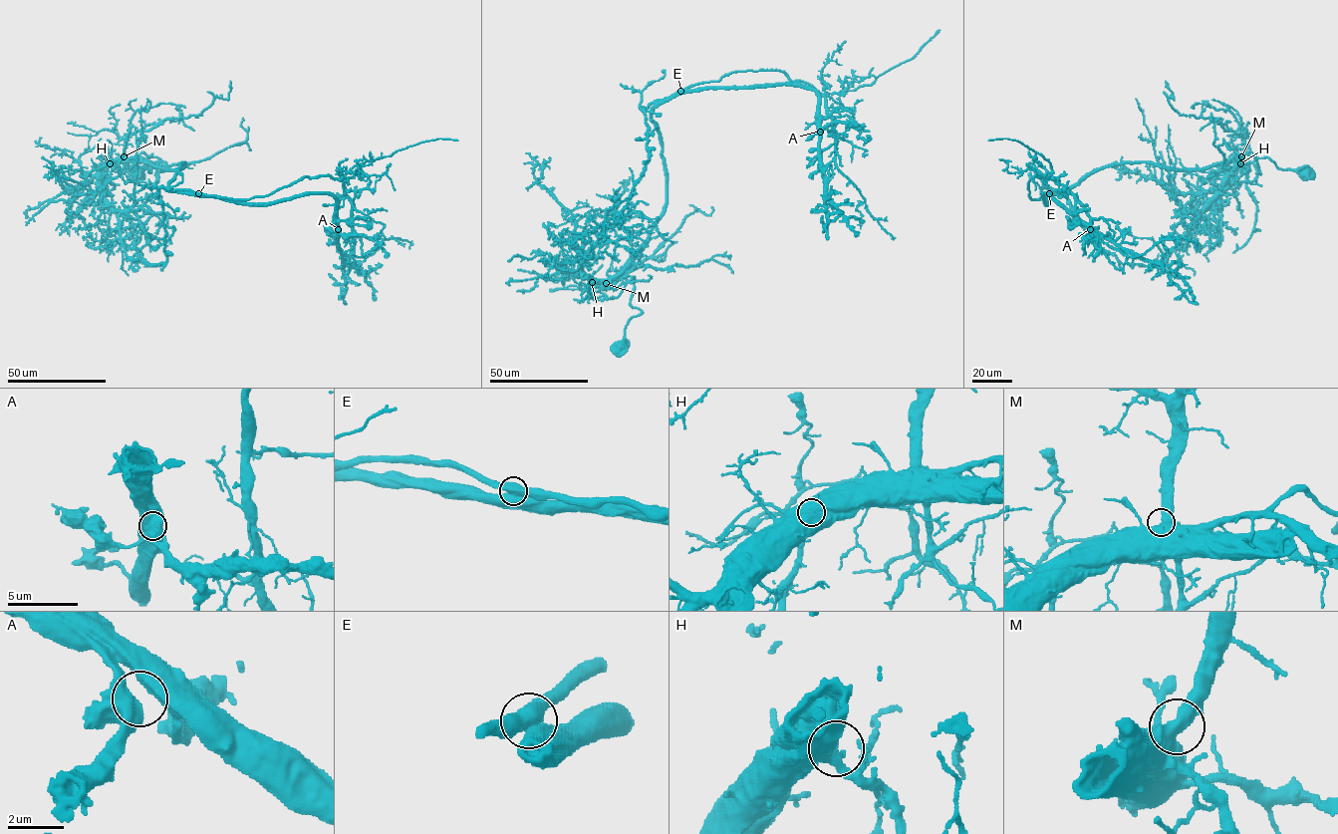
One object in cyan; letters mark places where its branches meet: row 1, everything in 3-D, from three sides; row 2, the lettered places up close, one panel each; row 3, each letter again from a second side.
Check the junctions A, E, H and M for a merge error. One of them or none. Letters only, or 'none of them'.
E

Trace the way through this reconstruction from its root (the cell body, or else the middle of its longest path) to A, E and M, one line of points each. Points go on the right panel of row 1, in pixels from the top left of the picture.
A: (1307, 172), (1236, 152), (1202, 168), (1116, 162), (1086, 173), (1046, 203), (1043, 194), (1090, 229)
E: (1307, 172), (1236, 152), (1202, 168), (1116, 162), (1049, 193)
M: (1307, 172), (1279, 168), (1267, 156), (1235, 153), (1237, 157), (1241, 156)

